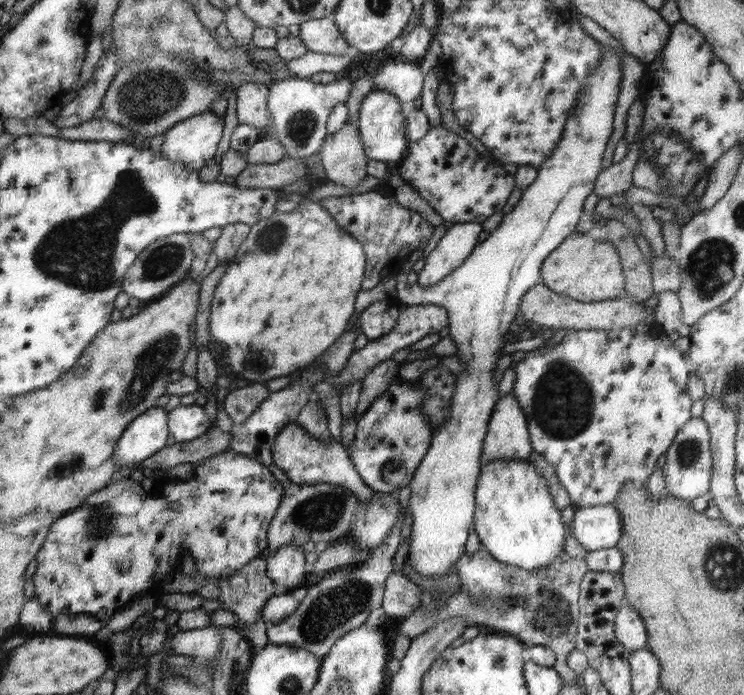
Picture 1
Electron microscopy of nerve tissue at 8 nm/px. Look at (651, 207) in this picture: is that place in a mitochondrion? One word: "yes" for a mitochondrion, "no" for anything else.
no

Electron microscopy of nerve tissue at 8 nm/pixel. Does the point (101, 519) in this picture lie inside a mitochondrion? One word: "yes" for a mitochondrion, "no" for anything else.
yes

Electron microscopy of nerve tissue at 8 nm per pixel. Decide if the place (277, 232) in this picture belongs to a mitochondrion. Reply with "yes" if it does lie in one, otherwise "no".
yes

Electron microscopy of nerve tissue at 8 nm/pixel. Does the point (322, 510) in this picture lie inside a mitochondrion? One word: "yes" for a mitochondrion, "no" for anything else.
yes

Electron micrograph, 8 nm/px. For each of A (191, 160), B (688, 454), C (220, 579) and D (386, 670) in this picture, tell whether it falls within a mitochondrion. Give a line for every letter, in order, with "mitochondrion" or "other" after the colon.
A: other
B: mitochondrion
C: other
D: other

